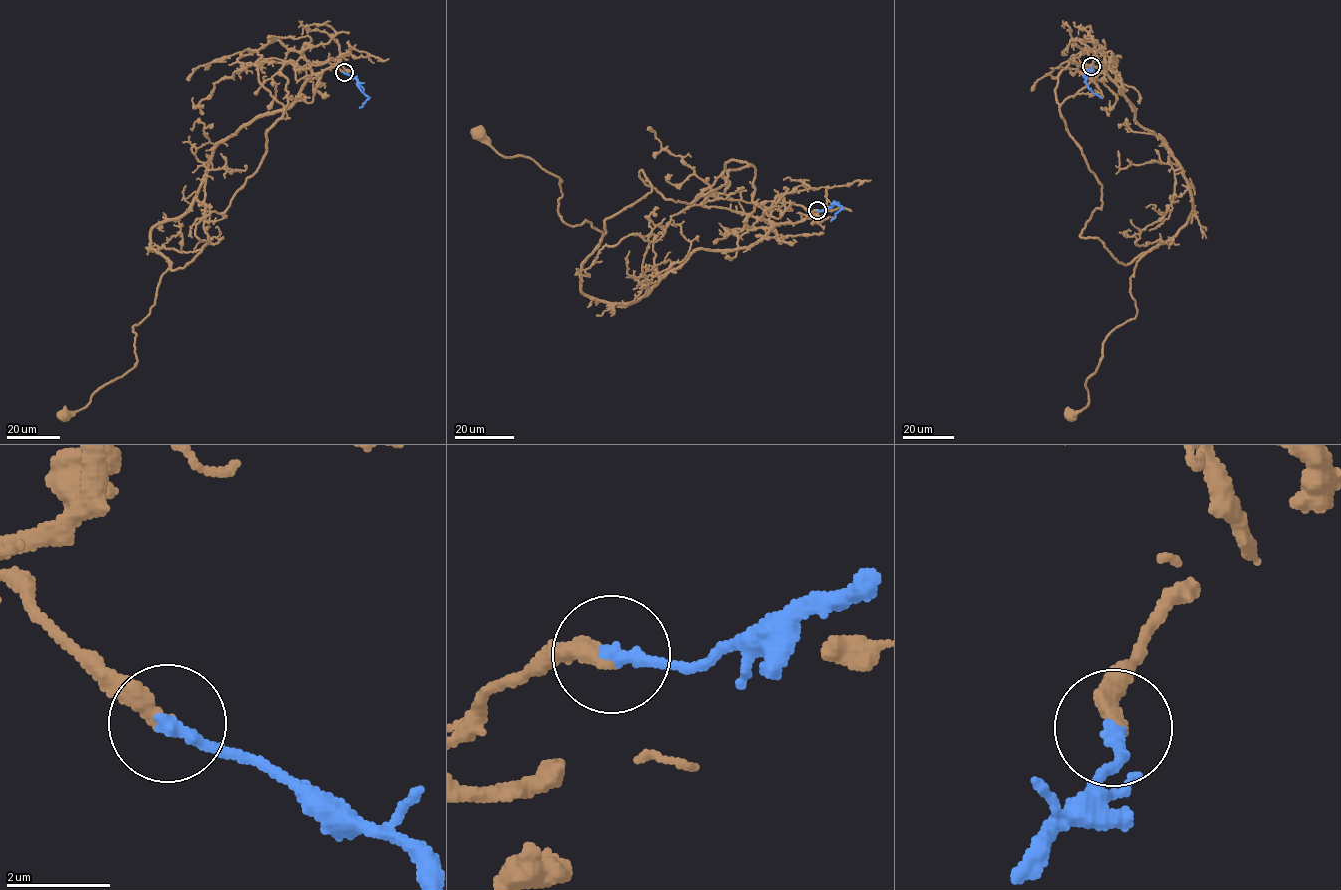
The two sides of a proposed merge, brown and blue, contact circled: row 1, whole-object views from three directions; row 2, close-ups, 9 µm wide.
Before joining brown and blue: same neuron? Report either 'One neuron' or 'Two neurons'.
One neuron

